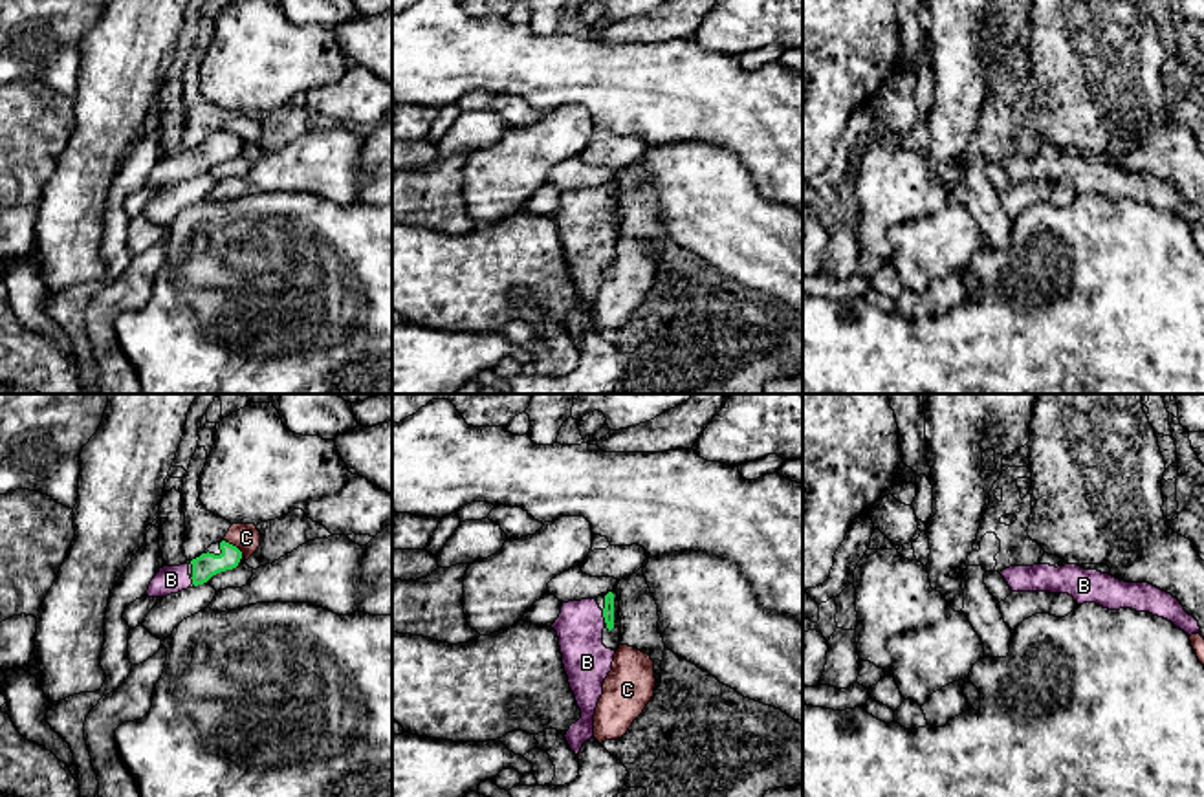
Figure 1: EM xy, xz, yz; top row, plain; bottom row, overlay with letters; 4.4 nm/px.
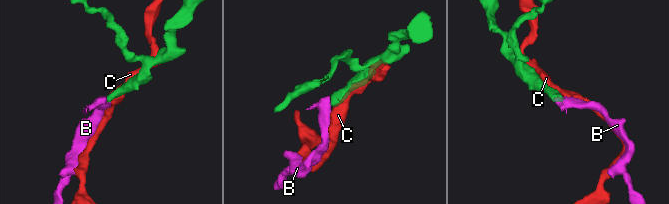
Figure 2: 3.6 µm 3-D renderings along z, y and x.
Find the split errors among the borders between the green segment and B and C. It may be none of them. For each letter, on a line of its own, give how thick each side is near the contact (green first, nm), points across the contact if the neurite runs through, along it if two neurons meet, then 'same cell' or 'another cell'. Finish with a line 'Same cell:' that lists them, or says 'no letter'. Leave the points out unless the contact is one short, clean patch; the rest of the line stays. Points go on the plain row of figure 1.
B: 50/220 nm | across xz (609, 189), (603, 206), (587, 222), (587, 251) | same cell
C: 110/120 nm | another cell
Same cell: B

